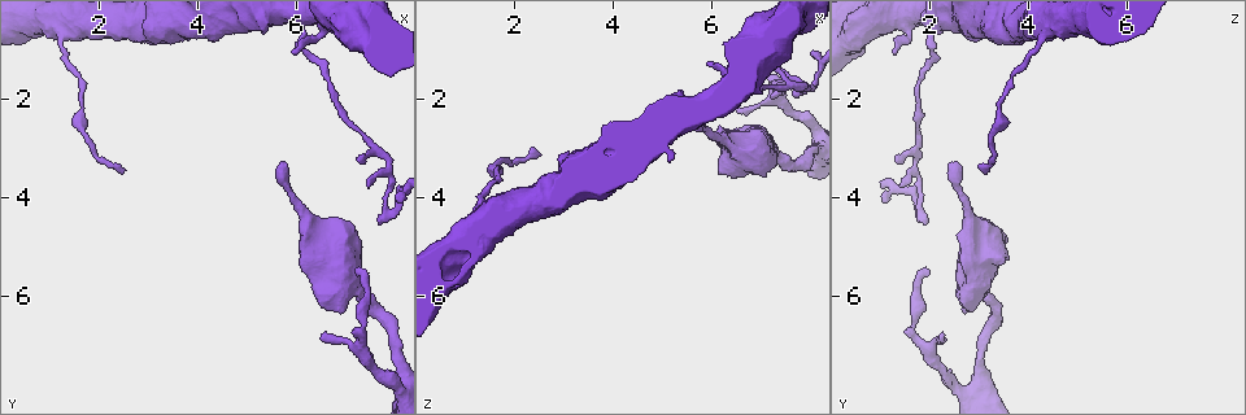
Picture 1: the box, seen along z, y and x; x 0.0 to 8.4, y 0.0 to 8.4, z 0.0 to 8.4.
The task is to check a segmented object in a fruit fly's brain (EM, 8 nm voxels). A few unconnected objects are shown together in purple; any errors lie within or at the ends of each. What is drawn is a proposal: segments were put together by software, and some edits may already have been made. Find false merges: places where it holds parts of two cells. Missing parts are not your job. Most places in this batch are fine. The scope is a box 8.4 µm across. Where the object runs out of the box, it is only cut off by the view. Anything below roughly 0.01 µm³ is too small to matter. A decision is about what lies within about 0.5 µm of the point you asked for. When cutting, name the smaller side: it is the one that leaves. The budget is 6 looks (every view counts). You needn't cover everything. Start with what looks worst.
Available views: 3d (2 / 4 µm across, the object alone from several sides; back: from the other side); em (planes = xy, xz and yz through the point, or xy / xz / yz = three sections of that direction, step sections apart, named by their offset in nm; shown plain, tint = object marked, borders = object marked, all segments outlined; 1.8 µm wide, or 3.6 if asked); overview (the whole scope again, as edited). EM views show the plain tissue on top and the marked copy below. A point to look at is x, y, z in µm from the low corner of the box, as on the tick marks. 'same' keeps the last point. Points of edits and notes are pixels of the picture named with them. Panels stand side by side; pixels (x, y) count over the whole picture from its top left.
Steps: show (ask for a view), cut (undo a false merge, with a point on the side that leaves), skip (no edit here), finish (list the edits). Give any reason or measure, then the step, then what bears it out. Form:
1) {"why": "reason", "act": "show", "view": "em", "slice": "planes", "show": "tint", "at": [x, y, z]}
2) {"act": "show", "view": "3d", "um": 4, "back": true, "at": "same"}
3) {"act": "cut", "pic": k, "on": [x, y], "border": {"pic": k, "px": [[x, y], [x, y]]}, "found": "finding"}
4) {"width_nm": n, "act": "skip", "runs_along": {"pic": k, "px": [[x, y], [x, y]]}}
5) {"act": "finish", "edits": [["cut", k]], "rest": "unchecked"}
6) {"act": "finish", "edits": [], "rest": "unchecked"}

{"why": "sudden change in width", "act": "show", "view": "3d", "um": 4, "at": [5.80, 3.75, 2.55]}

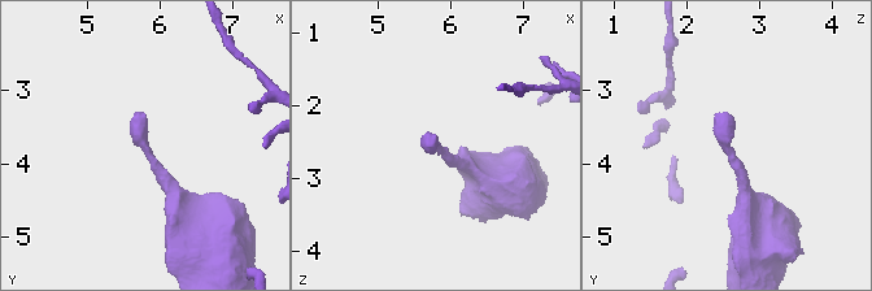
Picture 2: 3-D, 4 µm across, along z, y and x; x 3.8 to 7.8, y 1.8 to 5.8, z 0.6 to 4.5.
{"why": "need the tissue", "act": "show", "view": "em", "slice": "planes", "show": "tint", "at": [5.85, 3.75, 2.55]}

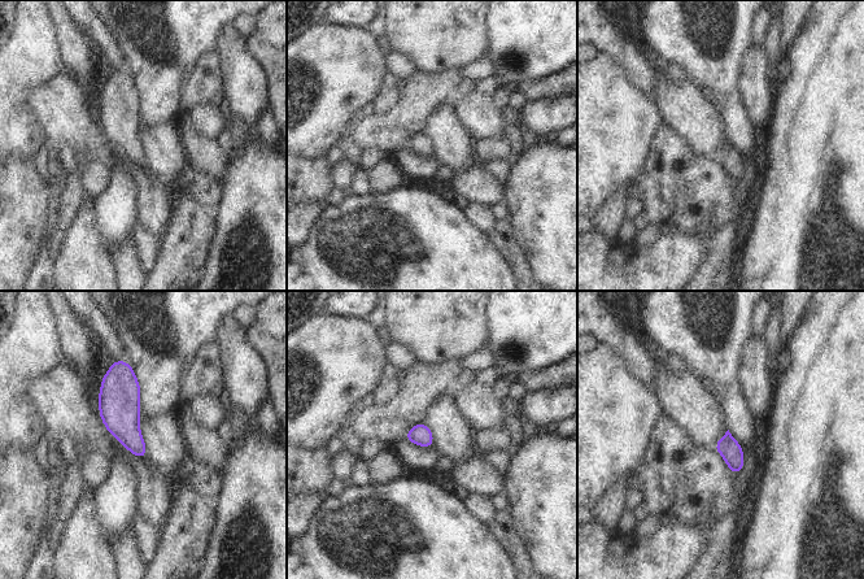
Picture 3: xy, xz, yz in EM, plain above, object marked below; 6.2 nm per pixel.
{"act": "skip", "found": "continuous, no second cell"}

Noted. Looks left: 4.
{"act": "show", "view": "3d", "um": 4, "at": [1.35, 0.65, 4.35]}

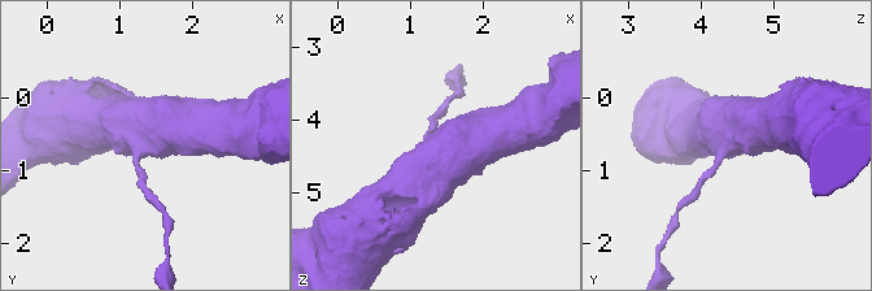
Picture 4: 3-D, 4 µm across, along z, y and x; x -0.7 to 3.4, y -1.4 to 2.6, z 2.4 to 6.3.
{"act": "show", "view": "em", "um": 3.6, "slice": "planes", "show": "tint", "at": [1.30, 0.70, 4.35]}

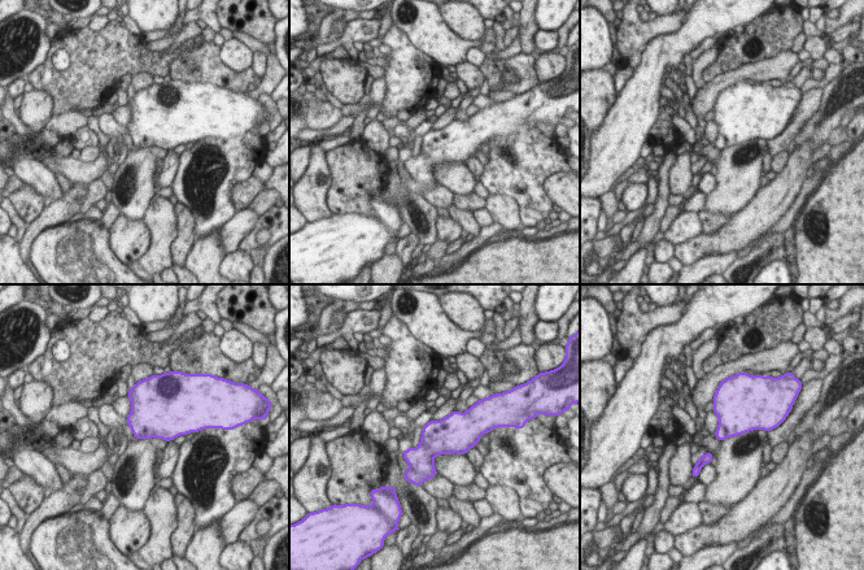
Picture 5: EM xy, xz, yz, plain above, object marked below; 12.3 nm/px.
{"width_nm": 380, "act": "skip", "found": "continuous, no second cell"}

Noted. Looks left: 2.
{"act": "show", "view": "em", "slice": "xz", "step": 16, "show": "tint", "at": [7.95, 3.65, 1.80]}

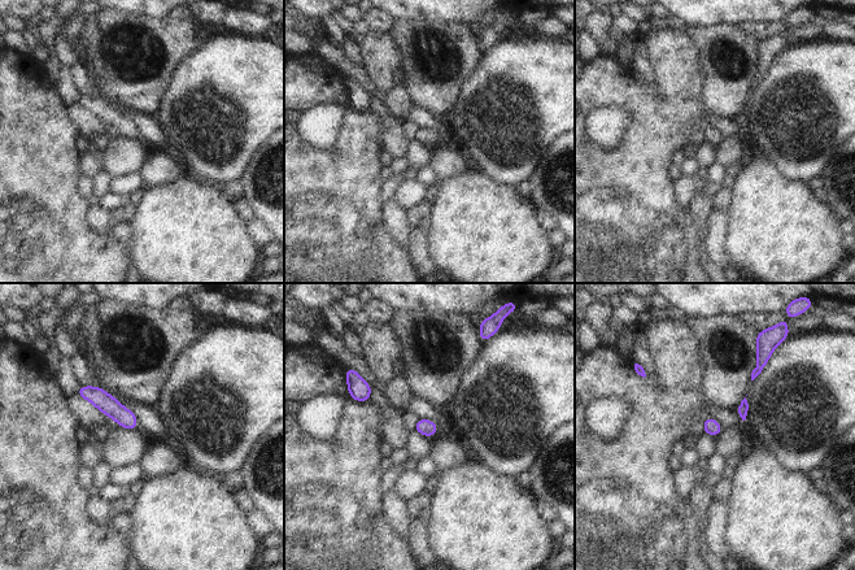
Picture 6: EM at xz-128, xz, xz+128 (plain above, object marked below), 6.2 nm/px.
{"act": "show", "view": "em", "slice": "planes", "show": "tint", "at": "same"}

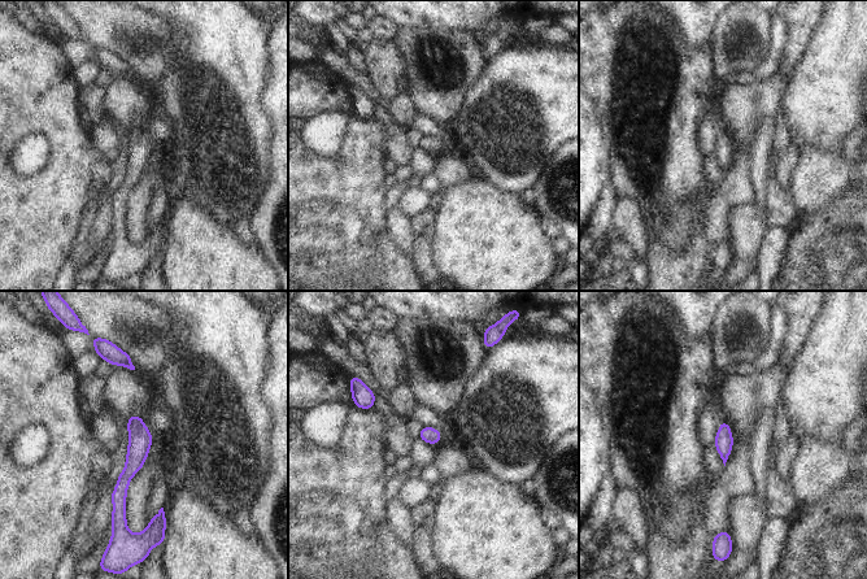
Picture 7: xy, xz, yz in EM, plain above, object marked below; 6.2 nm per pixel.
{"act": "skip", "runs_along": {"pic": 7, "px": [[134, 418], [136, 456], [116, 509]]}, "found": "continuous, no second cell"}

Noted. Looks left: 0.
{"act": "finish", "edits": [], "rest": "unchecked"}

